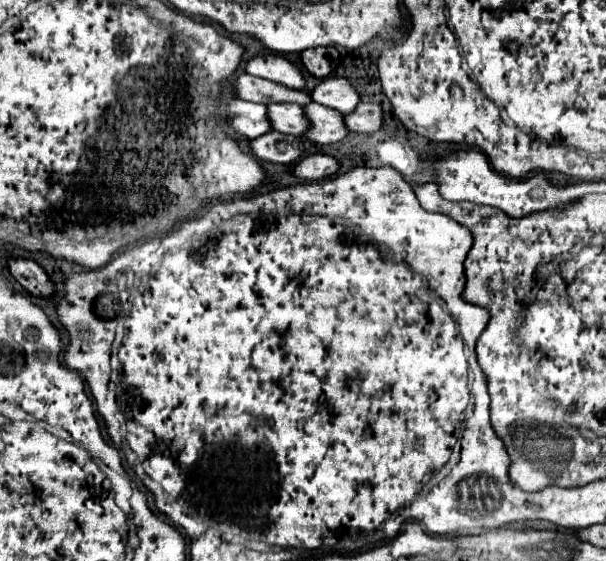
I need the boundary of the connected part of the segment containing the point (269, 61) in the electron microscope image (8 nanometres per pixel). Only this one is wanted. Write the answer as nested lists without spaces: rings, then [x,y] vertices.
[[[268,53],[268,55],[256,55],[246,63],[244,69],[248,75],[254,77],[262,77],[286,87],[294,87],[294,89],[302,89],[304,87],[304,75],[302,71],[292,65],[286,57],[276,55],[276,53]]]

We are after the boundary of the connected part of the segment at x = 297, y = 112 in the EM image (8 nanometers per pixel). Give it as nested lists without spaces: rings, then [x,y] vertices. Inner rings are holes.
[[[296,103],[268,105],[268,121],[272,123],[274,131],[280,131],[284,135],[296,135],[296,137],[300,137],[310,127],[302,107]]]

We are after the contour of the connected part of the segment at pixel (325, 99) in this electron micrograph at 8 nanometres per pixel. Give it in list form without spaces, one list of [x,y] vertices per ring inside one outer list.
[[[330,77],[330,79],[322,79],[314,91],[310,93],[312,101],[336,109],[340,113],[350,113],[354,111],[354,107],[358,105],[360,97],[358,93],[352,89],[352,85],[348,83],[348,79],[342,77]]]

